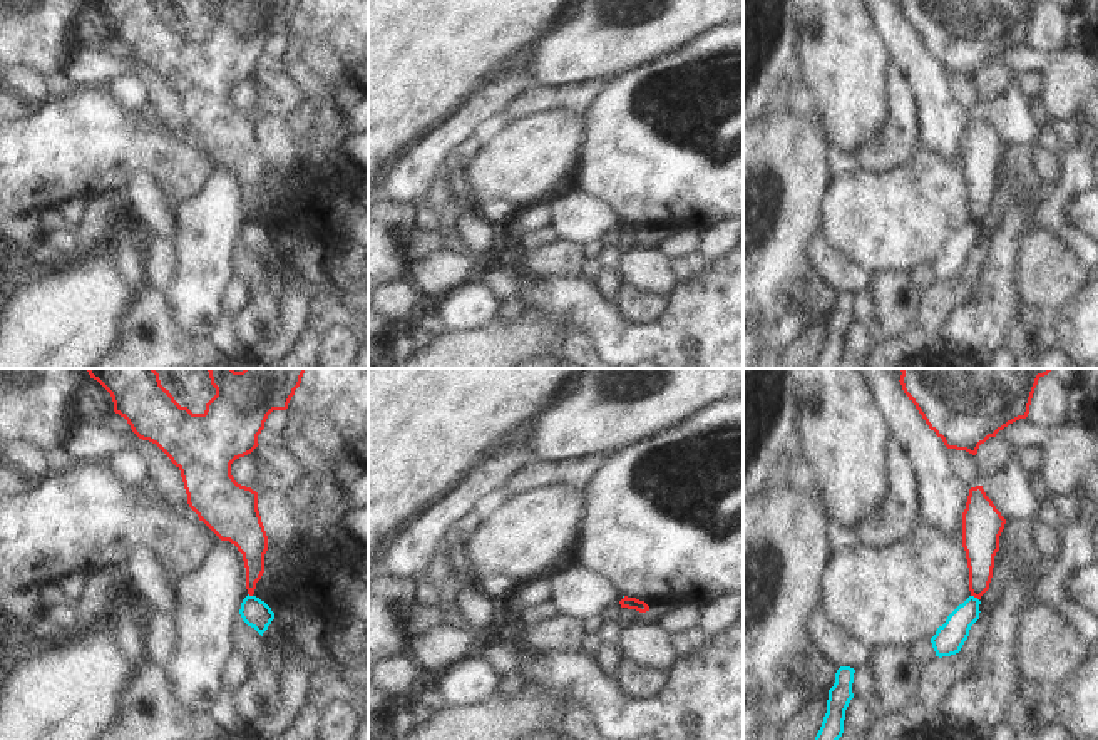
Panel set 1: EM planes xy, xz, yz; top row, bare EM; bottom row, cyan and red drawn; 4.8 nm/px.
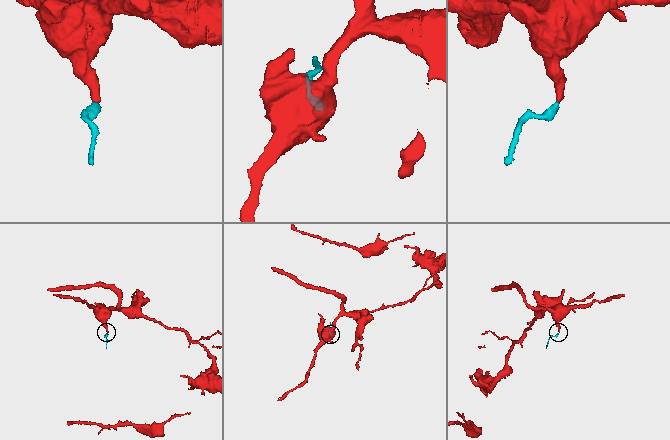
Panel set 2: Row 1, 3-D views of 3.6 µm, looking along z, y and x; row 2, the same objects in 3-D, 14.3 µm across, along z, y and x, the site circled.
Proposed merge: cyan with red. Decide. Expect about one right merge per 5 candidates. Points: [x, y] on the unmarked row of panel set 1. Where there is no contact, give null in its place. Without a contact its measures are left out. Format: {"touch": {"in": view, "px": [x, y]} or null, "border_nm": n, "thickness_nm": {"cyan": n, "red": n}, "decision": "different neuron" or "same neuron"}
{"touch": {"in": "yz", "px": [973, 221]}, "border_nm": 50, "thickness_nm": {"cyan": 140, "red": 160}, "decision": "different neuron"}

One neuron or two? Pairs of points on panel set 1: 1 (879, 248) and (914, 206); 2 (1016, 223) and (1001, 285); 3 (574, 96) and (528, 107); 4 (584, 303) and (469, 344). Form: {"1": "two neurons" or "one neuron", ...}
{"1": "one neuron", "2": "one neuron", "3": "one neuron", "4": "two neurons"}

